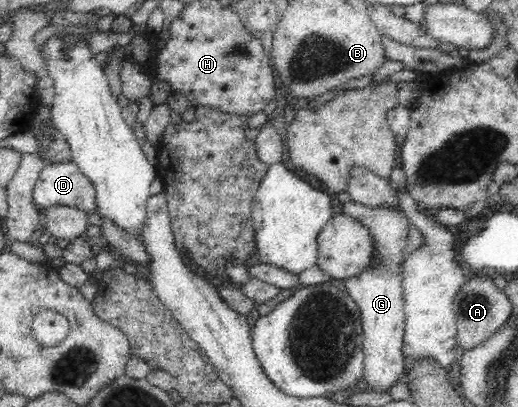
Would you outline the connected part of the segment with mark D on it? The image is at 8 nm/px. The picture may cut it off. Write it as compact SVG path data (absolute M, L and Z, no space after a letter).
M61 161L61 163L46 162L44 168L41 169L42 173L38 178L37 184L33 189L33 204L34 206L49 210L56 206L64 206L69 208L76 208L86 214L101 215L97 212L97 202L95 202L95 188L81 173L77 164L72 161Z

